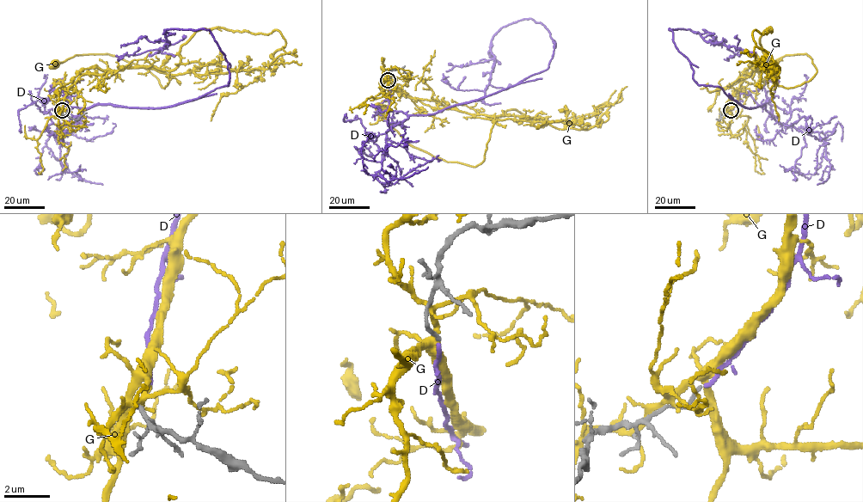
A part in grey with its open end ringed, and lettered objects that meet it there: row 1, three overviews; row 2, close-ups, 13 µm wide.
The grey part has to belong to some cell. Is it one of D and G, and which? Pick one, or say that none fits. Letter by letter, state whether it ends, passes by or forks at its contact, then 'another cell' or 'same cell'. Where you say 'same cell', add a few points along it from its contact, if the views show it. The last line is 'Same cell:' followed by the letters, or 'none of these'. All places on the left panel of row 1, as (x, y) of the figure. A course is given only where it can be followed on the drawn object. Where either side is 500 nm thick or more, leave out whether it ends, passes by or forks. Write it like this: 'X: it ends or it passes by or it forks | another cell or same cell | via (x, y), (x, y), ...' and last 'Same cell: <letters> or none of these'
D: it ends | same cell | via (62, 110), (66, 93), (83, 108), (162, 108), (229, 84), (208, 30), (168, 29), (162, 48), (118, 59)
G: it passes by | another cell
Same cell: D

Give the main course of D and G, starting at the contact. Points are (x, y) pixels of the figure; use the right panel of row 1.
D: (731, 110), (743, 93), (765, 105), (747, 108), (718, 86), (698, 84), (669, 29), (741, 49), (724, 59)
G: (730, 111), (741, 82), (756, 69), (767, 69), (774, 82), (786, 88), (817, 72), (807, 54), (760, 63)

